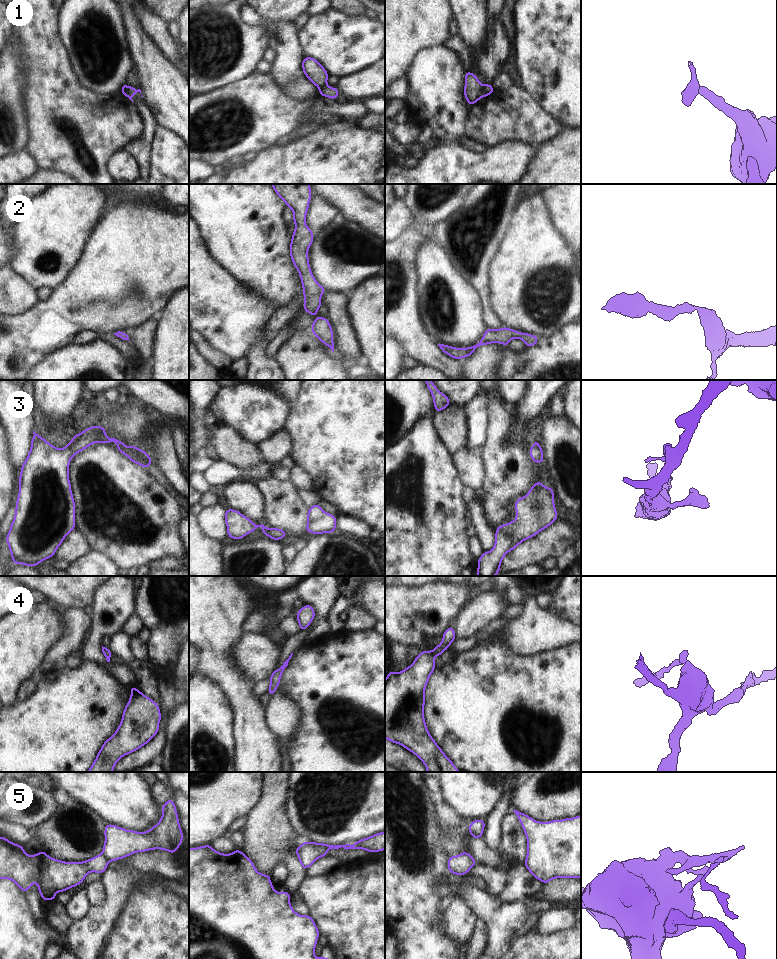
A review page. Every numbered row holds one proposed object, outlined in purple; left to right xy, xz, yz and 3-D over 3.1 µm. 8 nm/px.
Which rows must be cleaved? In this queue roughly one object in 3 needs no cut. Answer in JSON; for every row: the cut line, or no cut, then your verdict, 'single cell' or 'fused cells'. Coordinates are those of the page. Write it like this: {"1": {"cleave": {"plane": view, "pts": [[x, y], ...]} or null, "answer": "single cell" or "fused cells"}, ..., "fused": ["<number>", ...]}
{"1": {"cleave": {"plane": "xy", "pts": [[126, 86], [128, 96]]}, "answer": "fused cells"}, "2": {"cleave": null, "answer": "single cell"}, "3": {"cleave": null, "answer": "single cell"}, "4": {"cleave": null, "answer": "single cell"}, "5": {"cleave": {"plane": "xy", "pts": [[101, 854], [108, 861]]}, "answer": "fused cells"}, "fused": ["1", "5"]}

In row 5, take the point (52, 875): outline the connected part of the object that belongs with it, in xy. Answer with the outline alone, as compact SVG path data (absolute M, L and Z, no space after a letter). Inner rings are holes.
M0 836L0 879L10 879L19 886L22 892L26 891L37 881L38 891L44 901L55 901L56 892L65 892L71 887L83 883L89 872L102 874L109 861L102 855L95 856L84 862L64 862L48 856L43 850L39 853L27 855L22 845L17 845L5 837Z

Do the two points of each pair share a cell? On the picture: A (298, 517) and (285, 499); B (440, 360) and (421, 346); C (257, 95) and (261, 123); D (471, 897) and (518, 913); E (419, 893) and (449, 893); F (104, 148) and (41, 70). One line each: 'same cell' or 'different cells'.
A: same cell
B: same cell
C: same cell
D: same cell
E: different cells
F: same cell

